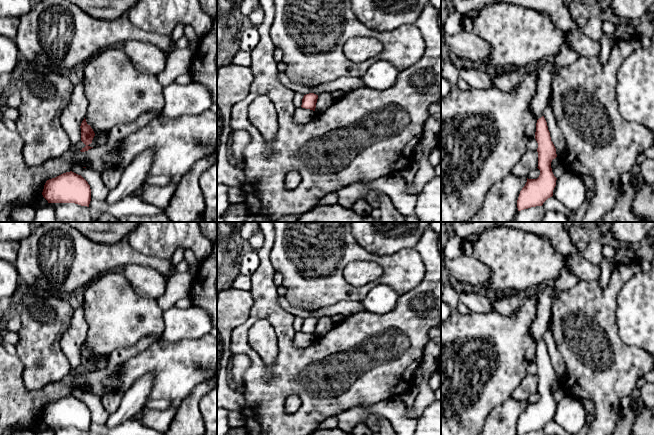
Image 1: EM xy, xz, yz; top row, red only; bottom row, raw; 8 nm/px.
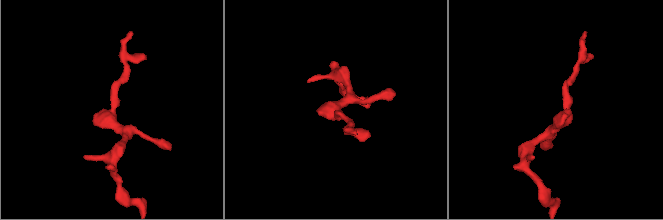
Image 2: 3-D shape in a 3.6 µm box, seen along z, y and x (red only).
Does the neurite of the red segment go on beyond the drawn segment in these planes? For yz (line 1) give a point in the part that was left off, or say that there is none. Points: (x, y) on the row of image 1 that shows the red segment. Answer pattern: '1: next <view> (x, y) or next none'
1: next none

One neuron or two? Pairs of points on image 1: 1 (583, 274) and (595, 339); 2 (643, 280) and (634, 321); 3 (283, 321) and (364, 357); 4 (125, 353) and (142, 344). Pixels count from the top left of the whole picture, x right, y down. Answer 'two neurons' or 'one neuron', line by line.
1: two neurons
2: one neuron
3: one neuron
4: one neuron

